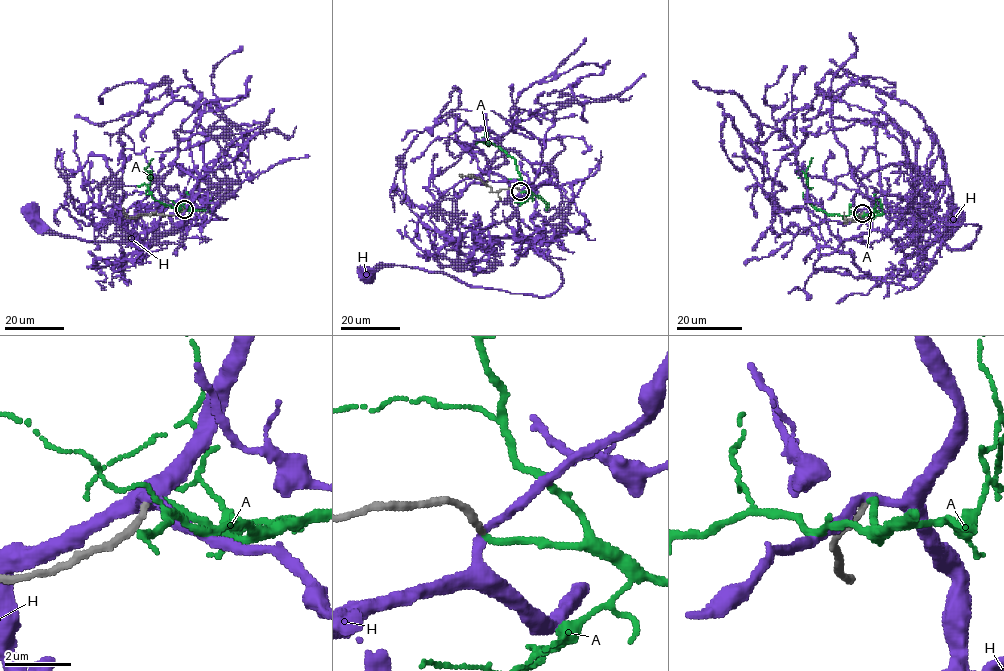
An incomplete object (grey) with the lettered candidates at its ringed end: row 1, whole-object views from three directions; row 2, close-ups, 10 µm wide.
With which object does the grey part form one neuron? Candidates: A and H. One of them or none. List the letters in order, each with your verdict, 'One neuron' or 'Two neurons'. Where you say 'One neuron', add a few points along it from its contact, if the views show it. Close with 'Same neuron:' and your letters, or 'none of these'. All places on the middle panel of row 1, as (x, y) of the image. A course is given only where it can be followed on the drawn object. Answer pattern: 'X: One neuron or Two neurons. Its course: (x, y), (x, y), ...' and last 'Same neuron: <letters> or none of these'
A: One neuron. Its course: (519, 191), (529, 190), (522, 183), (515, 160), (485, 139), (481, 140), (489, 146)
H: Two neurons
Same neuron: A

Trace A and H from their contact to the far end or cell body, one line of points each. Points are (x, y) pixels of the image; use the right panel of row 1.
A: (862, 212), (863, 217), (829, 214), (809, 203), (805, 174), (812, 158)
H: (862, 212), (891, 231), (921, 195), (948, 224), (979, 226), (961, 249), (945, 240), (956, 217)

